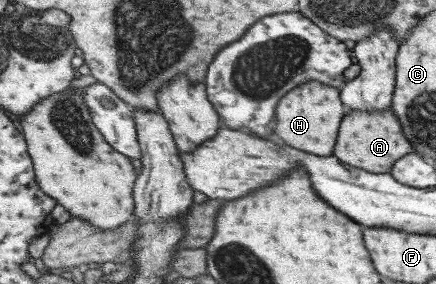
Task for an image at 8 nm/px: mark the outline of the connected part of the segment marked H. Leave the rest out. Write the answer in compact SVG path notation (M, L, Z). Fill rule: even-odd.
M311 80L289 90L277 103L277 117L273 123L274 138L280 142L317 156L333 154L339 127L349 108L341 102L341 90Z

